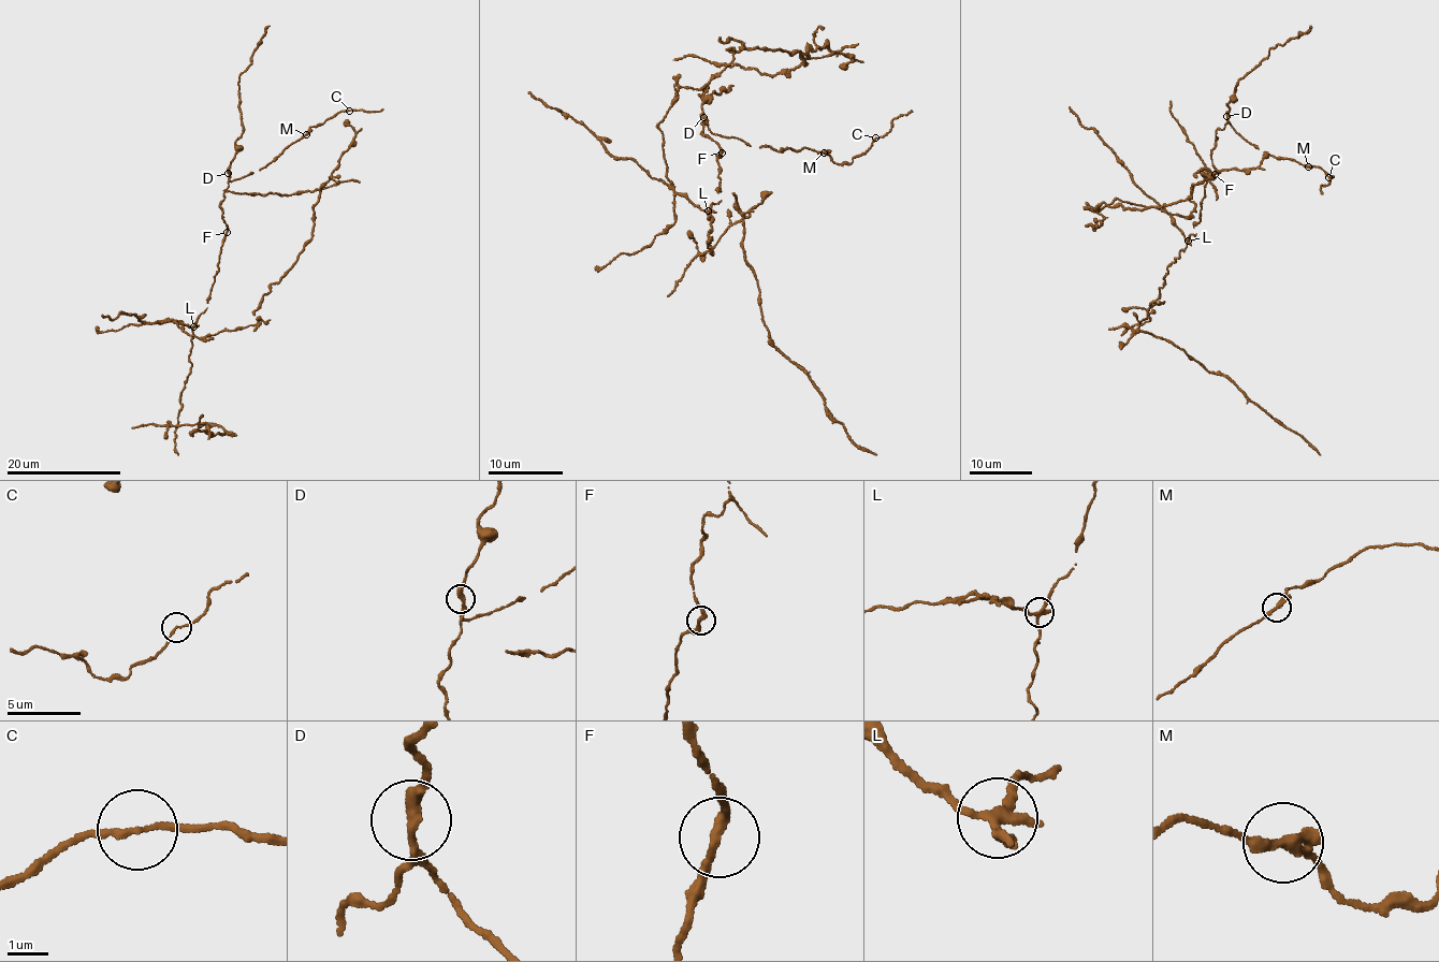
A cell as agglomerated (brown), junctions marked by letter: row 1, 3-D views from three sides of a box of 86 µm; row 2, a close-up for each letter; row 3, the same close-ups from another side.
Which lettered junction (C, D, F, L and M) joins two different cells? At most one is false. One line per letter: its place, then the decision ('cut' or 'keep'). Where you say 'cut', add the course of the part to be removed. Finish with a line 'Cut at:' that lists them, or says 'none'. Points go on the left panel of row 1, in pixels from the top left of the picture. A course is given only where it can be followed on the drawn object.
C: place (349, 111); keep
D: place (228, 173); keep
F: place (227, 232); keep
L: place (193, 326); cut; course (192, 325), (174, 322), (200, 339), (258, 323), (257, 308), (264, 295), (309, 243), (319, 193), (222, 190)
M: place (306, 134); keep
Cut at: L

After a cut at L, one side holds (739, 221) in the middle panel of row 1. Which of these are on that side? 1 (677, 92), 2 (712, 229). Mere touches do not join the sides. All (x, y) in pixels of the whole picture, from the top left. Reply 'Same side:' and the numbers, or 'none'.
Same side: 1

